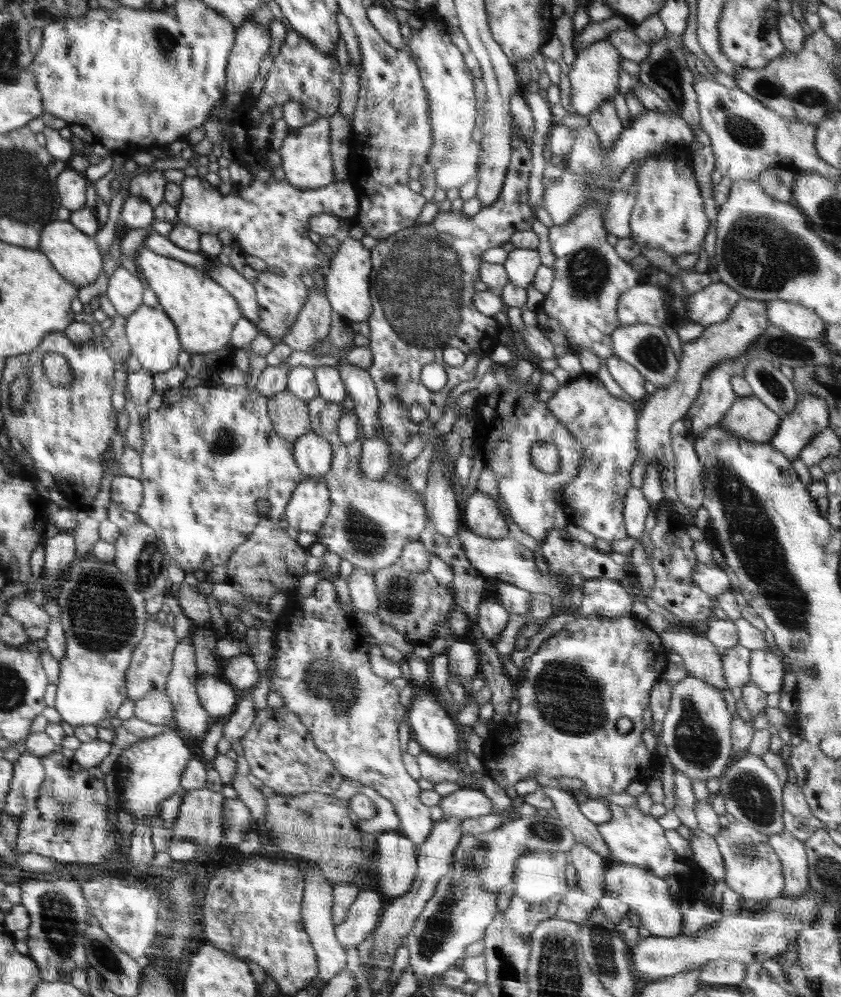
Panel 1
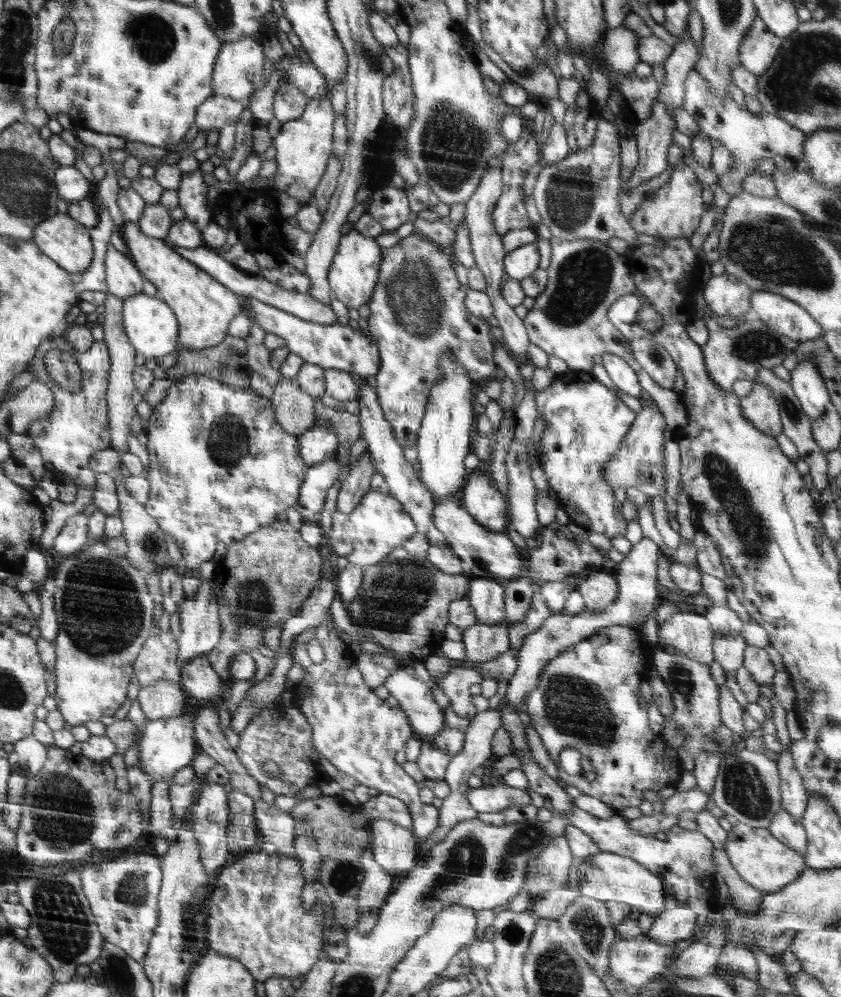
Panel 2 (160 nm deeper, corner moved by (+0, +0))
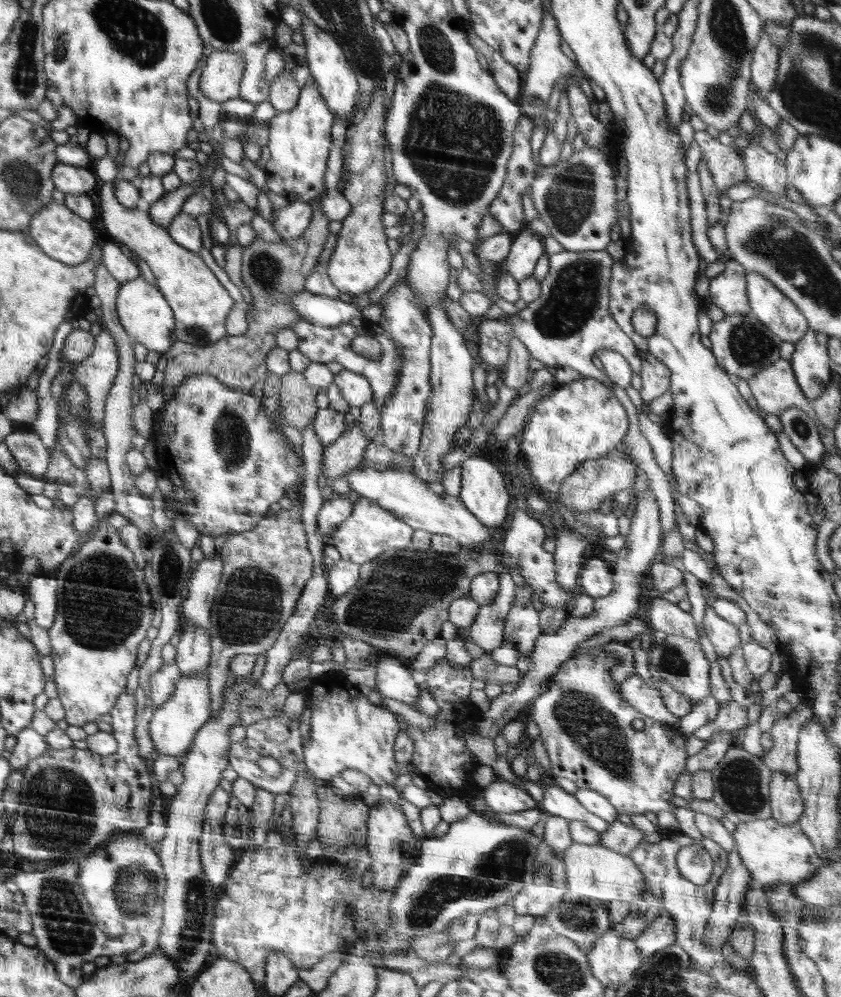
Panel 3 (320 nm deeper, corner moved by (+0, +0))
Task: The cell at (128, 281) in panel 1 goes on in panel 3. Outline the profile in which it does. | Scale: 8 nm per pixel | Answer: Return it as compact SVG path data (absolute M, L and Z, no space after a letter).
M113 240L101 247L101 260L120 284L141 276L137 262L132 257L124 255L117 242Z

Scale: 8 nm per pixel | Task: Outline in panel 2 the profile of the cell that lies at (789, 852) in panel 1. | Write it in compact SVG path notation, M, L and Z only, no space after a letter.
M780 808L775 814L773 821L767 826L774 838L782 841L793 851L805 856L807 849L807 834L800 821L795 821L790 811Z

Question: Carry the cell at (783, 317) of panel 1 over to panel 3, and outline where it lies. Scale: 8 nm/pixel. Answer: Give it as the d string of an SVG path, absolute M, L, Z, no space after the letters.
M745 273L747 297L751 312L780 340L798 342L809 329L799 308L767 278L758 273Z

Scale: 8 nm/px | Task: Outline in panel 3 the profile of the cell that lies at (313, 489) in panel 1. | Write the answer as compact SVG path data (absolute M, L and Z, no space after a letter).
M356 421L336 442L324 447L319 471L326 482L330 484L338 477L348 474L350 470L357 469L368 444Z

